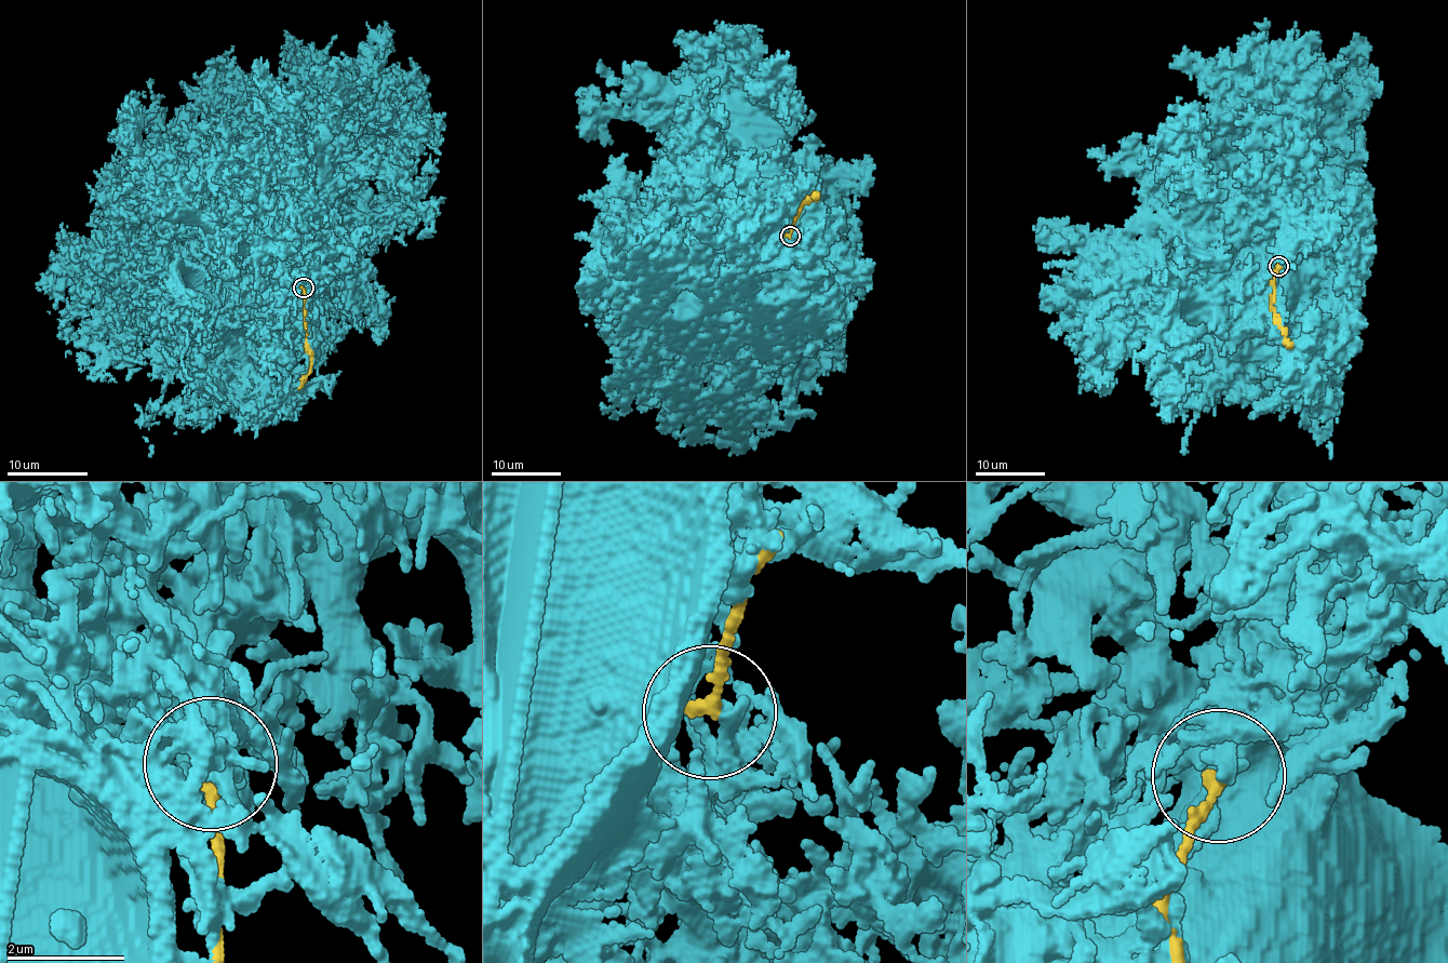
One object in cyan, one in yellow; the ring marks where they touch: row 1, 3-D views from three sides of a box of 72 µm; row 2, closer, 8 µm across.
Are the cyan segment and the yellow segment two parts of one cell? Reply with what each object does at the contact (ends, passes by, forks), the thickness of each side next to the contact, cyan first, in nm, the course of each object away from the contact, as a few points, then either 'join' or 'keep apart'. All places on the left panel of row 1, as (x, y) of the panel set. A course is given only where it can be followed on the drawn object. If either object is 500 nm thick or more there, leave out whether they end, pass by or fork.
cyan ends | yellow ends | 280/200 nm | cyan via (304, 288), (283, 292), (280, 304), (271, 310) | yellow via (304, 288), (309, 373), (298, 388) | keep apart

